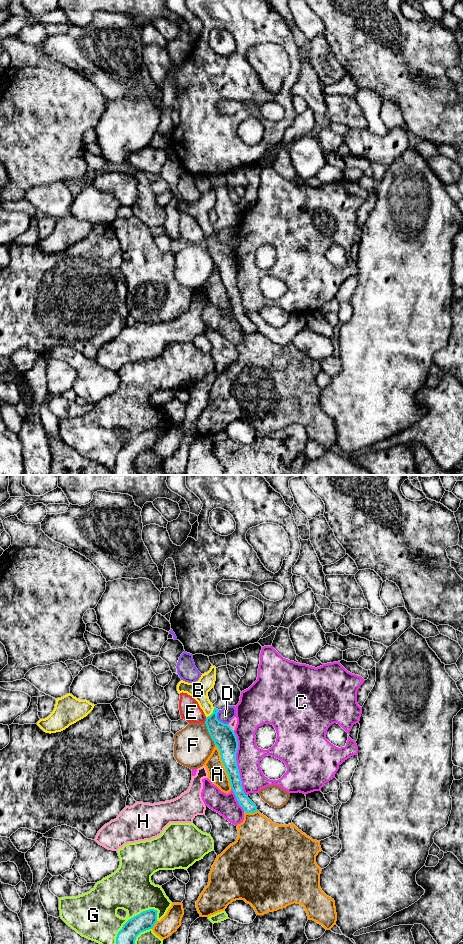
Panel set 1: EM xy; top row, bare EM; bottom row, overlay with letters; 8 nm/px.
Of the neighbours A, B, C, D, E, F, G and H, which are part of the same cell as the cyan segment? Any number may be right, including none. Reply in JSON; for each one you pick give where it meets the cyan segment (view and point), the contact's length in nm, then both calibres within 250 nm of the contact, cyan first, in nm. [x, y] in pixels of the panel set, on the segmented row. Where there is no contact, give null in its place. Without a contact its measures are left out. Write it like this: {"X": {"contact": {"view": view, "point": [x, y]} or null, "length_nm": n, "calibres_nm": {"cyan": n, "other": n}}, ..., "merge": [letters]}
{"merge": []}

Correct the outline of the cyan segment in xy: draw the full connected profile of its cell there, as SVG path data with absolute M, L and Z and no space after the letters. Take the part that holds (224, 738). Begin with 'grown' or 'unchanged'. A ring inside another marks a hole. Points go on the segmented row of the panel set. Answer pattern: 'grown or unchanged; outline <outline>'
unchanged; outline M214 708L213 713L206 717L205 724L214 744L220 751L221 760L226 768L231 788L239 805L243 808L244 812L254 813L258 811L257 807L243 791L242 781L237 766L237 737L229 724L224 724L217 719L218 712L219 710Z

